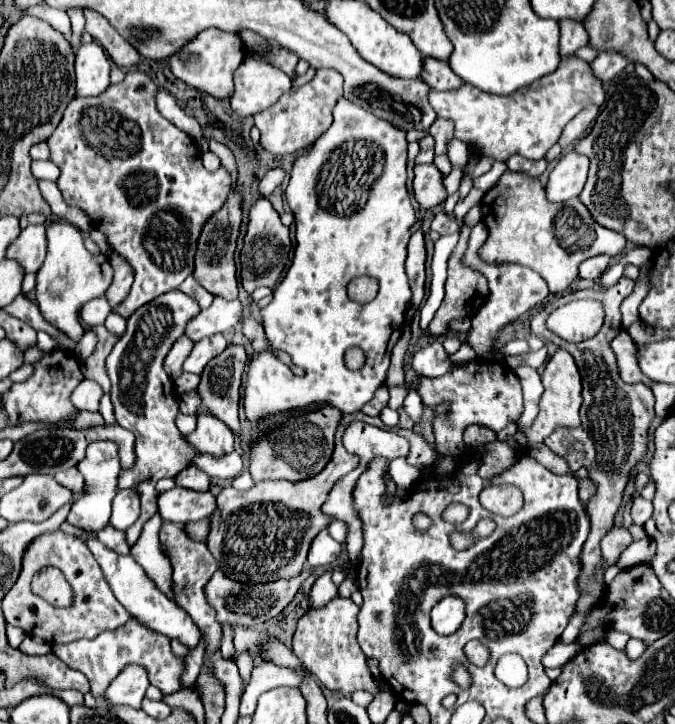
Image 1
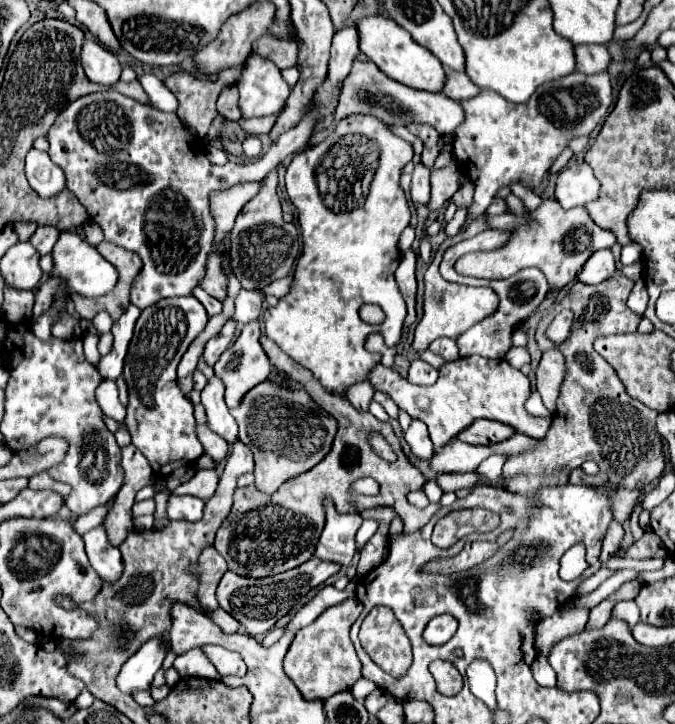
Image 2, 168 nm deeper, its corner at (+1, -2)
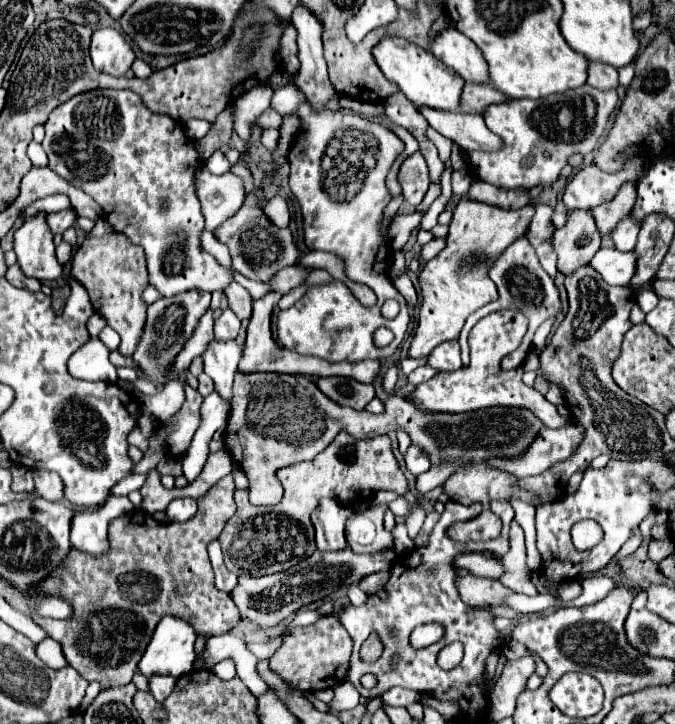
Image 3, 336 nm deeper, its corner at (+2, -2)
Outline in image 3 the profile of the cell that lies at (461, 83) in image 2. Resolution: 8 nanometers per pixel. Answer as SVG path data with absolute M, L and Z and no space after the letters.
M466 84L462 92L462 108L460 112L466 114L484 114L484 110L492 104L506 102L506 96L498 92L492 84Z

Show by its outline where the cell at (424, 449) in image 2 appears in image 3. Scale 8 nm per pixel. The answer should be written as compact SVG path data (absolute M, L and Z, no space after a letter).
M414 444L410 446L410 452L406 454L406 468L414 476L420 476L430 468L430 462L426 460L426 456L422 456L422 448L414 448Z

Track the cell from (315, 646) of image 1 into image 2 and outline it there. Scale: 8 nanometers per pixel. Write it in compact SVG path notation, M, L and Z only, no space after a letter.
M345 600L337 606L327 608L311 626L299 630L293 638L283 664L287 676L295 682L295 686L307 700L327 700L337 692L351 690L353 684L361 678L361 662L349 638L349 628L359 618L359 614L359 602Z

